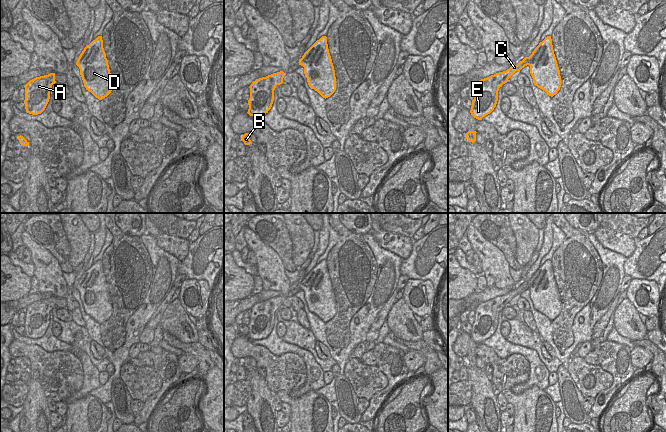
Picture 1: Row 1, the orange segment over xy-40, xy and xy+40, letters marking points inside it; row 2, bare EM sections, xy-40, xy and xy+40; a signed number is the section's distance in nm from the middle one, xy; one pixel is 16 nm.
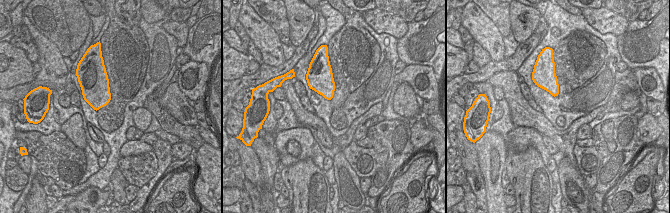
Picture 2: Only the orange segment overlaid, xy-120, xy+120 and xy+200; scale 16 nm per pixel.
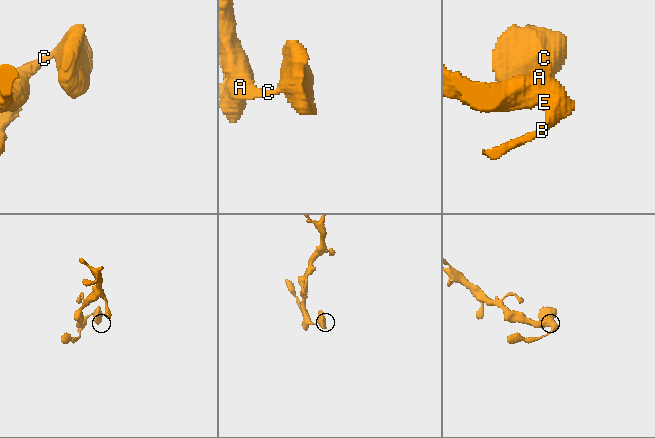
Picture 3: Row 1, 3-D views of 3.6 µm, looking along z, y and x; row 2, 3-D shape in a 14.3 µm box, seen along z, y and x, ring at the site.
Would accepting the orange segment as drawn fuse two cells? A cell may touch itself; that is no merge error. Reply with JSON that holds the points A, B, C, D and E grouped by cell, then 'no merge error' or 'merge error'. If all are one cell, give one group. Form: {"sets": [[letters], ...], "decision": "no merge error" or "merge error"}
{"sets": [["A", "B", "C", "D", "E"]], "decision": "no merge error"}

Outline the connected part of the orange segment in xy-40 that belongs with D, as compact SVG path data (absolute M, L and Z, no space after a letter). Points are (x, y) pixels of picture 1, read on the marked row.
M98 36L84 48L76 65L80 69L84 87L96 98L102 100L111 93L112 78L102 36Z

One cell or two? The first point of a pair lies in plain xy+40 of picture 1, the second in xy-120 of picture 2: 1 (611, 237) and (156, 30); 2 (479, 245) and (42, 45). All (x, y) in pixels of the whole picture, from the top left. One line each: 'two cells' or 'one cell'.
1: two cells
2: one cell

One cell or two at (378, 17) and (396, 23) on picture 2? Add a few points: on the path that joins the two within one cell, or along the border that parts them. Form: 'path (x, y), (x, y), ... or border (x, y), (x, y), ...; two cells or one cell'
path (382, 21), (392, 23); one cell

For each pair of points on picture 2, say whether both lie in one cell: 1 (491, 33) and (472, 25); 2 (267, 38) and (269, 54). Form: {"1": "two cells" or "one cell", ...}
{"1": "one cell", "2": "one cell"}

